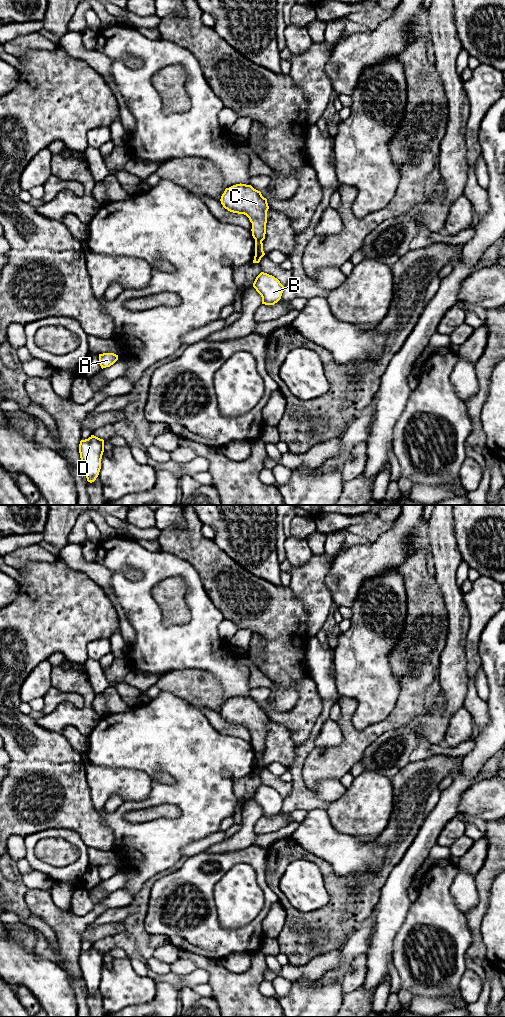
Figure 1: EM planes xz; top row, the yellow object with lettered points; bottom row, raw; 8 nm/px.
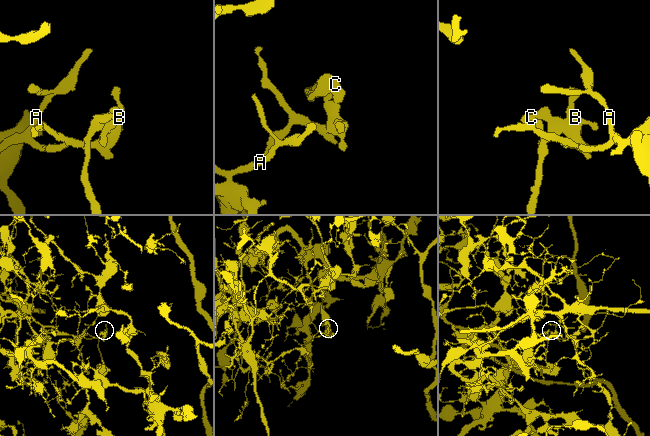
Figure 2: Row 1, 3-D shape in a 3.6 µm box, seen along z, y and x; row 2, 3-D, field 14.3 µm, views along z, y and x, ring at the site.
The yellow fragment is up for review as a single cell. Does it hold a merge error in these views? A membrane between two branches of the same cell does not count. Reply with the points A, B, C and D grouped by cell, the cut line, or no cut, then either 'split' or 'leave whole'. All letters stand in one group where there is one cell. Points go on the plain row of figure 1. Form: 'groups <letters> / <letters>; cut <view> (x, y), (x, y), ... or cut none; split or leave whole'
groups A B D / C; cut xz (255, 751), (261, 754); split

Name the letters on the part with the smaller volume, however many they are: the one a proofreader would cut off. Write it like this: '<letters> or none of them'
A, B, D

